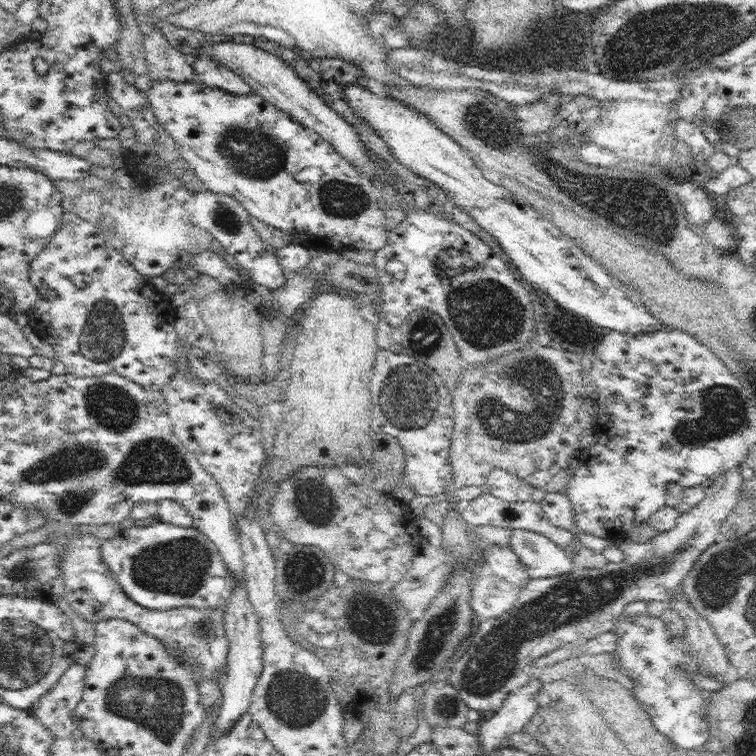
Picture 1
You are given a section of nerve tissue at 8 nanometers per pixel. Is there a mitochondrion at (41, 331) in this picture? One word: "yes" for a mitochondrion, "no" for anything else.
no

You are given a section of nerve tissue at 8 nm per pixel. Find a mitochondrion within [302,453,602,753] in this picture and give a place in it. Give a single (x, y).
(372, 621)

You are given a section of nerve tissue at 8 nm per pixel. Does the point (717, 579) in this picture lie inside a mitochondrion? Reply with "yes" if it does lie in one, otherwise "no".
yes

